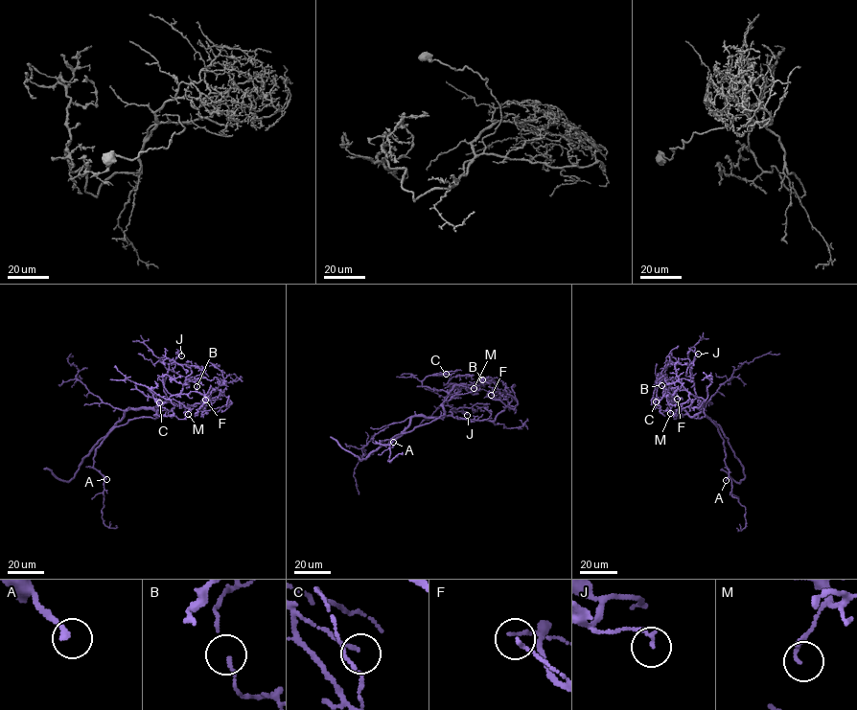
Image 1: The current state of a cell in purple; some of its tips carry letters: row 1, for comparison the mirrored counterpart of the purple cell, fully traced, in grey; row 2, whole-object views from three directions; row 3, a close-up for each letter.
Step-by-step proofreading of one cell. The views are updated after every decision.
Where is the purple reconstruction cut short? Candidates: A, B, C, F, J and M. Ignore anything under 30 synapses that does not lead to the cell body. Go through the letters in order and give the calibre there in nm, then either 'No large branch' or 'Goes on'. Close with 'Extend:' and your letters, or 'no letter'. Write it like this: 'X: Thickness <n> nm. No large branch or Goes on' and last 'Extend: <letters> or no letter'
A: Thickness 190 nm. No large branch
B: Thickness 80 nm. No large branch
C: Thickness 130 nm. No large branch
F: Thickness 130 nm. No large branch
J: Thickness 140 nm. No large branch
M: Thickness 110 nm. No large branch
Extend: no letter

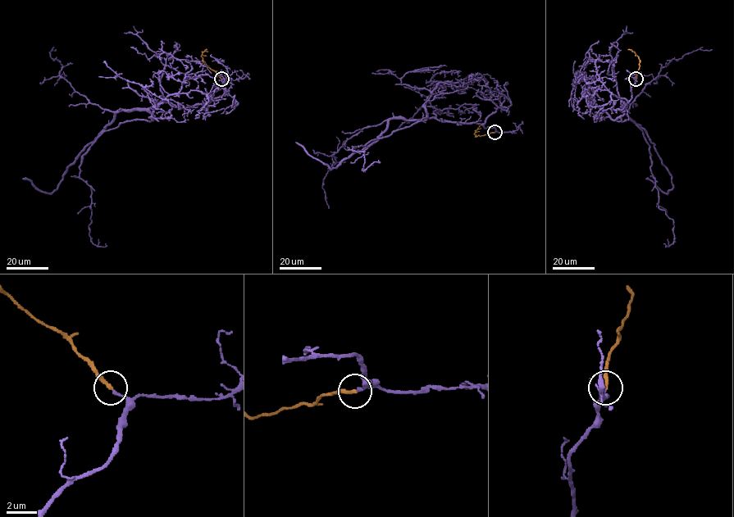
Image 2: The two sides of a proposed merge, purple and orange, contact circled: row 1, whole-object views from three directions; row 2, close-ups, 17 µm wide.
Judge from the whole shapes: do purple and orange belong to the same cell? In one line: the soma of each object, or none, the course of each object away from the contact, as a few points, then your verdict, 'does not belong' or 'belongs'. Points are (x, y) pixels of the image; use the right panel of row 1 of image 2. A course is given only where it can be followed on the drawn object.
no cell body on purple; no cell body on orange; purple runs (635, 79), (621, 119), (634, 122), (649, 146), (658, 207), (673, 220), (674, 242), (663, 243); orange runs (635, 79), (640, 61), (628, 49); belongs

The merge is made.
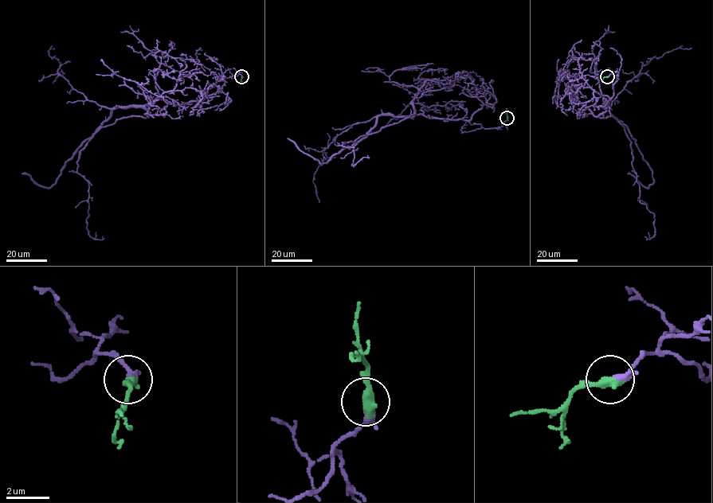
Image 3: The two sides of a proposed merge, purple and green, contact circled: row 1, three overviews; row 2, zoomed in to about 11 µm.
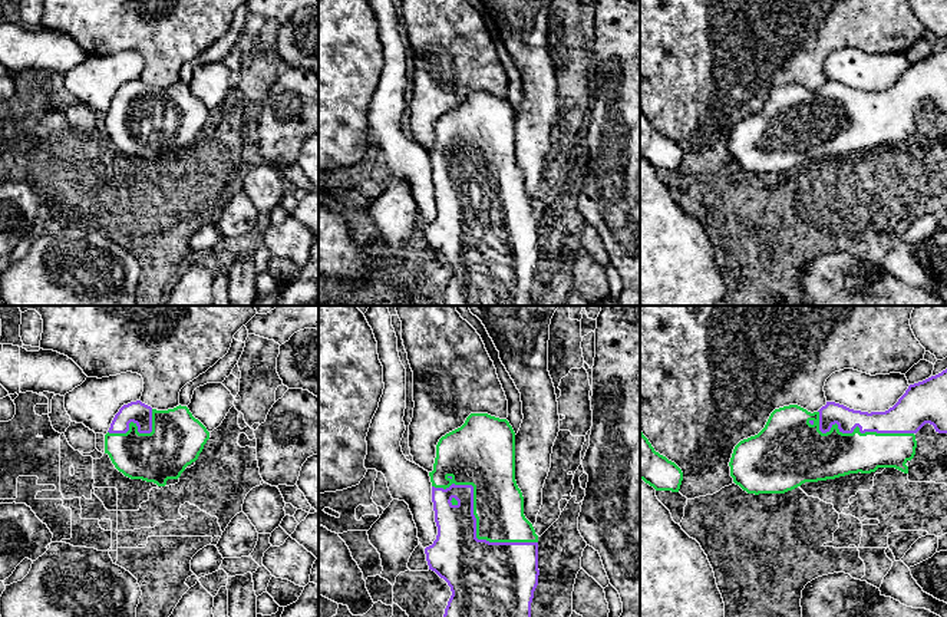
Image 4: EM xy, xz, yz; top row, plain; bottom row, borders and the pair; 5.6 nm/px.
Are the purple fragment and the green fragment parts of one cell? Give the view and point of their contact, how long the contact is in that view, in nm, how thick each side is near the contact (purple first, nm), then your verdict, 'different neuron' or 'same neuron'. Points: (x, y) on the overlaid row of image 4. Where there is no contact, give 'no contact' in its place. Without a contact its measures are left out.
contact xz (475, 523); length 650 nm; calibres 320 and 280 nm; same neuron

